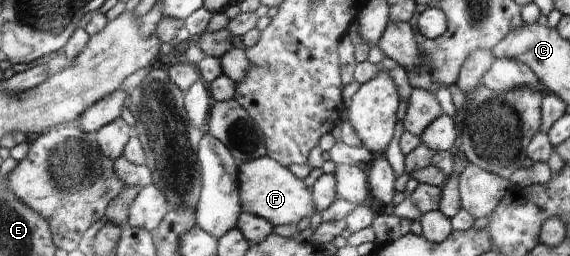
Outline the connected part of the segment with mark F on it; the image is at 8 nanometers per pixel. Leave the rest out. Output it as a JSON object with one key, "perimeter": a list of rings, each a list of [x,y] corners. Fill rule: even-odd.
{"perimeter":[[[268,156],[238,164],[239,198],[243,212],[264,218],[274,227],[292,226],[302,218],[312,217],[317,210],[313,202],[312,190],[306,188],[303,180],[298,179],[288,167],[282,167]]]}

